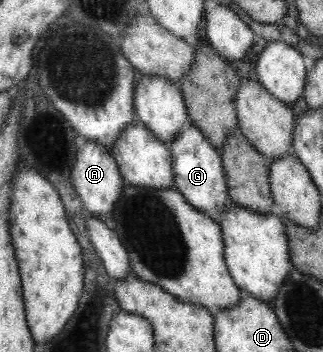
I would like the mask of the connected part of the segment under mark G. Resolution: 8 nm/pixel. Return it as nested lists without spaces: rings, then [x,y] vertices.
[[[191,124],[184,128],[174,141],[168,143],[167,147],[170,148],[170,159],[175,167],[174,188],[183,194],[184,199],[192,207],[198,208],[204,215],[211,216],[212,220],[218,222],[227,209],[228,197],[226,197],[227,183],[224,183],[226,172],[216,149],[211,146],[203,132]]]

